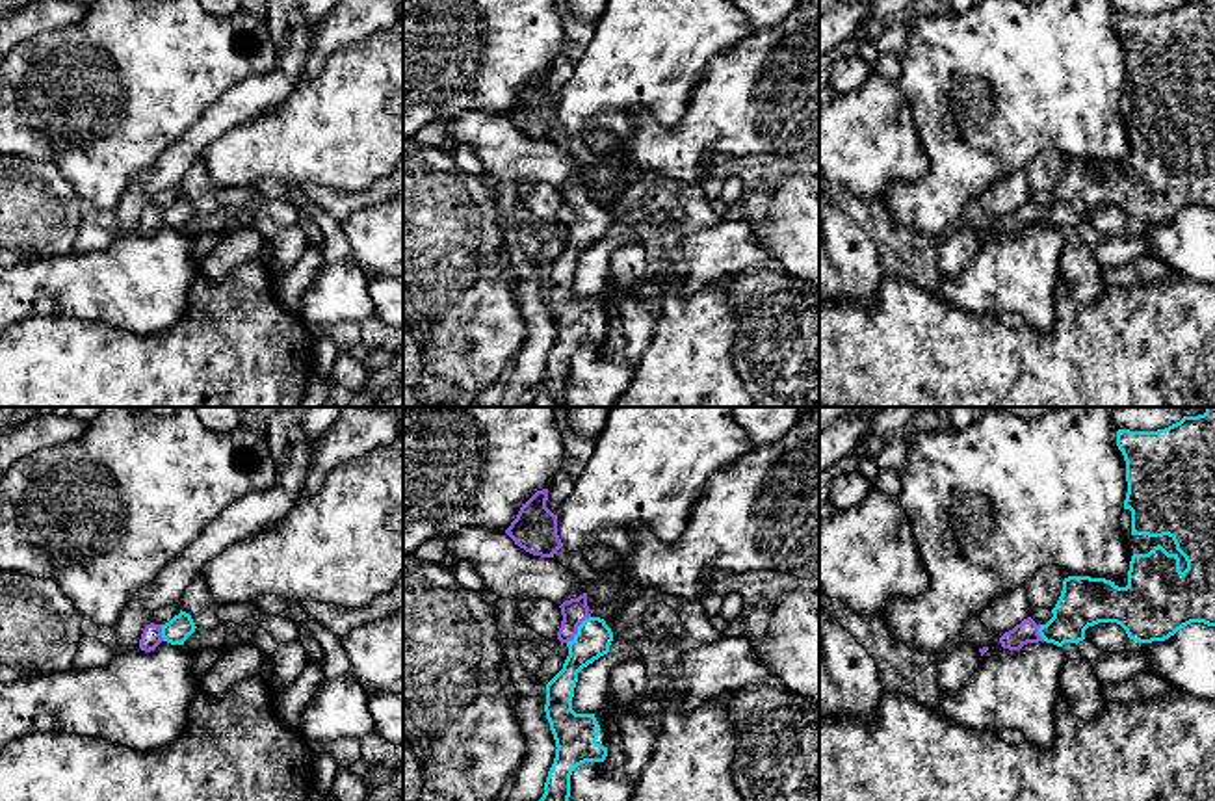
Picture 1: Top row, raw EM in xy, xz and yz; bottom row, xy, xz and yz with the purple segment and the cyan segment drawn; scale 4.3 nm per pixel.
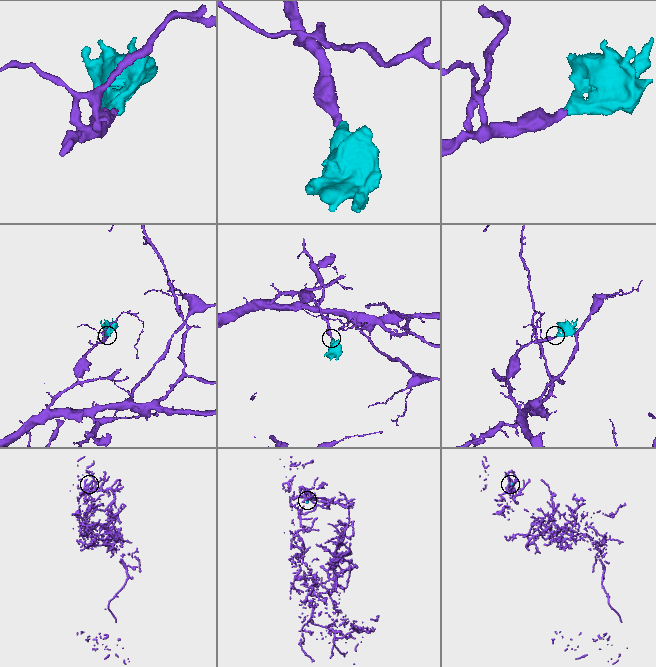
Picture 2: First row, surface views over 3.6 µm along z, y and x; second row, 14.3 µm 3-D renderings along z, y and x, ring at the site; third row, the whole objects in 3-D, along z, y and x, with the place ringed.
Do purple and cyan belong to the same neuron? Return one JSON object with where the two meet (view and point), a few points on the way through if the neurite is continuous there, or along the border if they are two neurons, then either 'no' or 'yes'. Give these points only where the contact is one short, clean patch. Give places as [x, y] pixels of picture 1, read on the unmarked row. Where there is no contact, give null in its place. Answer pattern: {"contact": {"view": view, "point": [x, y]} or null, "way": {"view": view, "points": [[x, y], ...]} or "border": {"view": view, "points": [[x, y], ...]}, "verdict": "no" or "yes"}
{"contact": {"view": "xz", "point": [576, 214]}, "way": {"view": "xz", "points": [[574, 196], [576, 214], [593, 222]]}, "verdict": "yes"}

